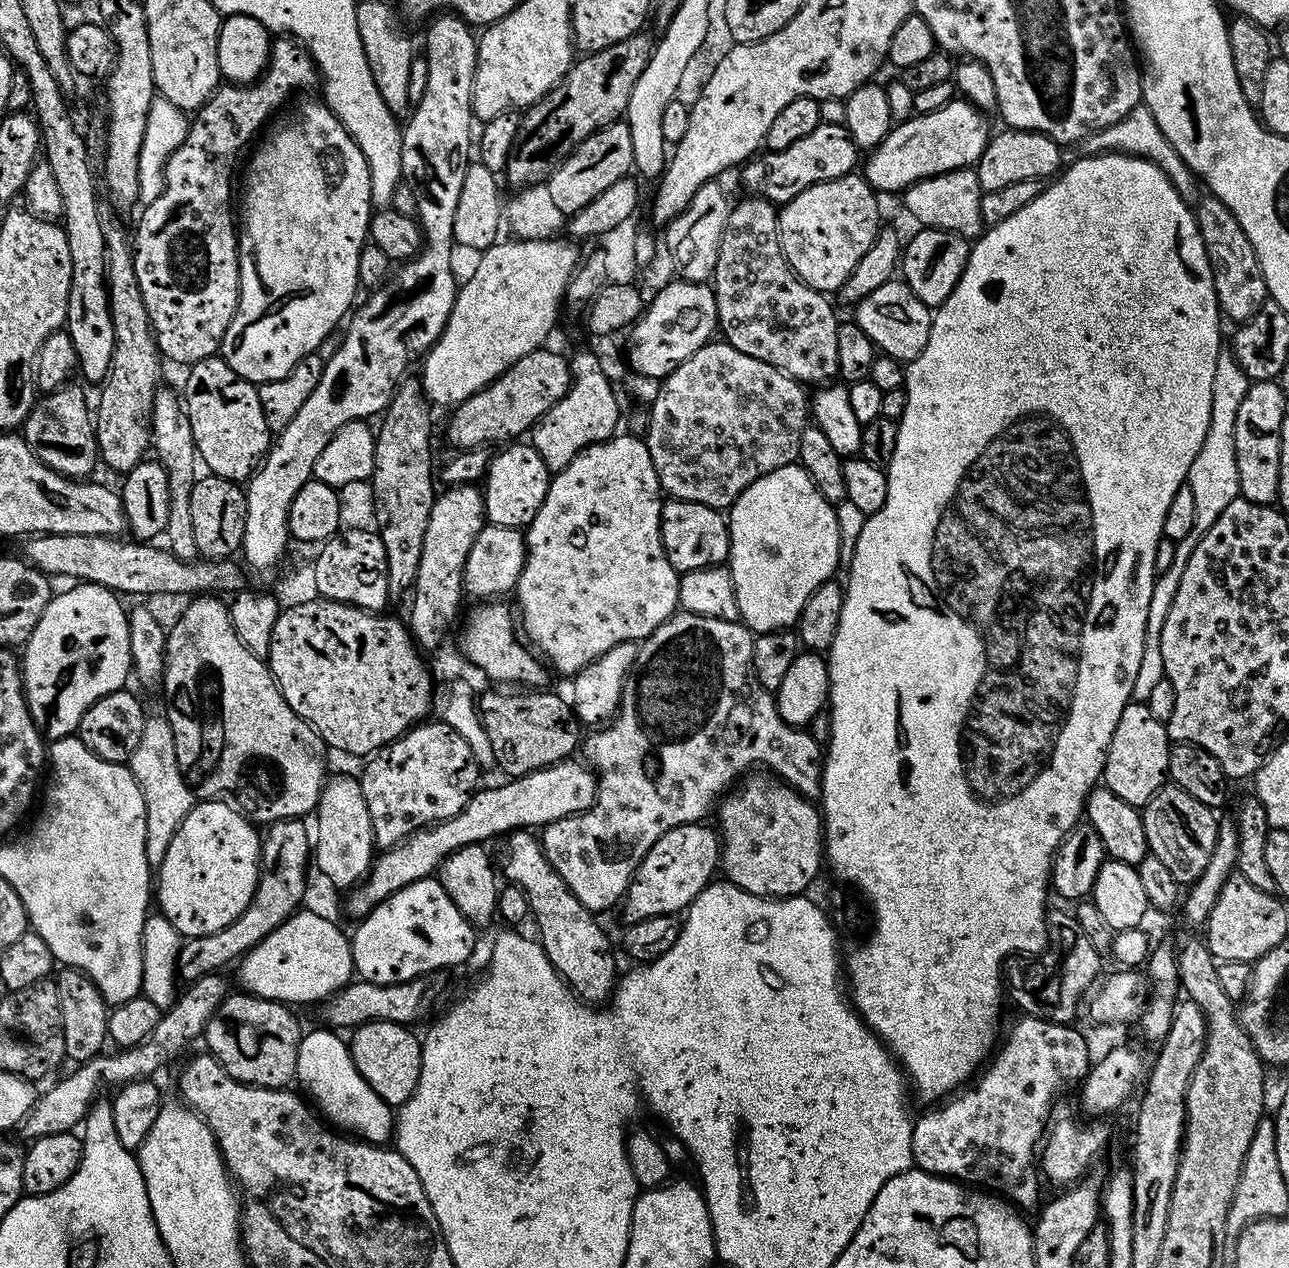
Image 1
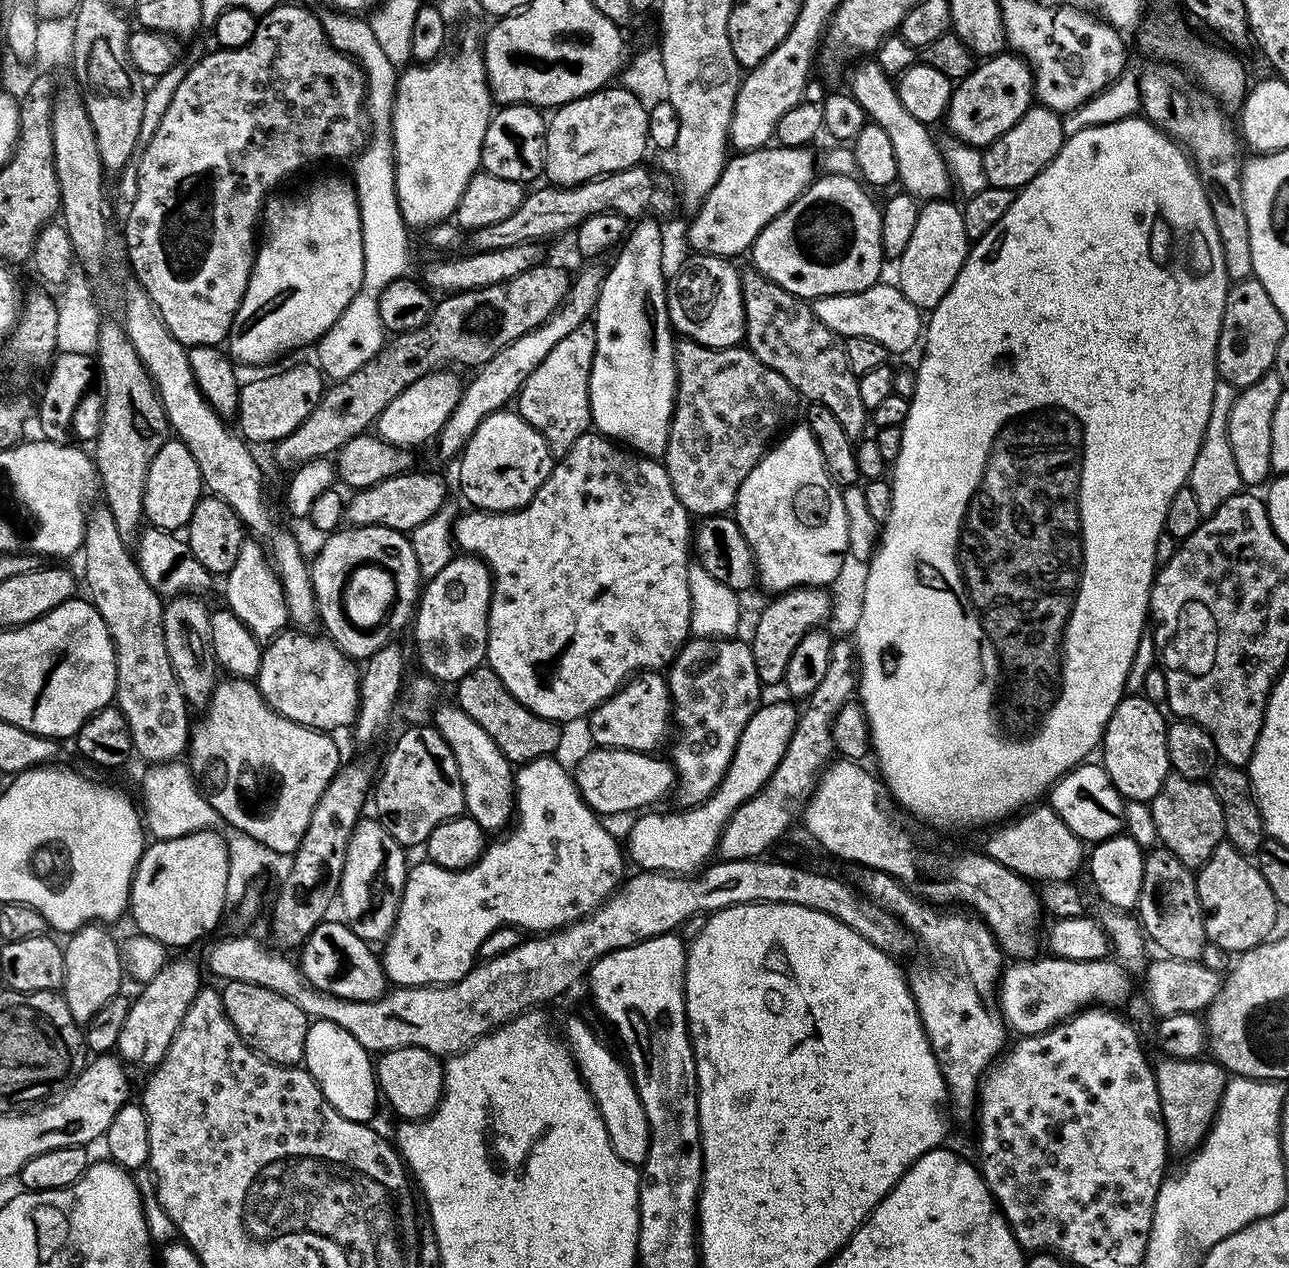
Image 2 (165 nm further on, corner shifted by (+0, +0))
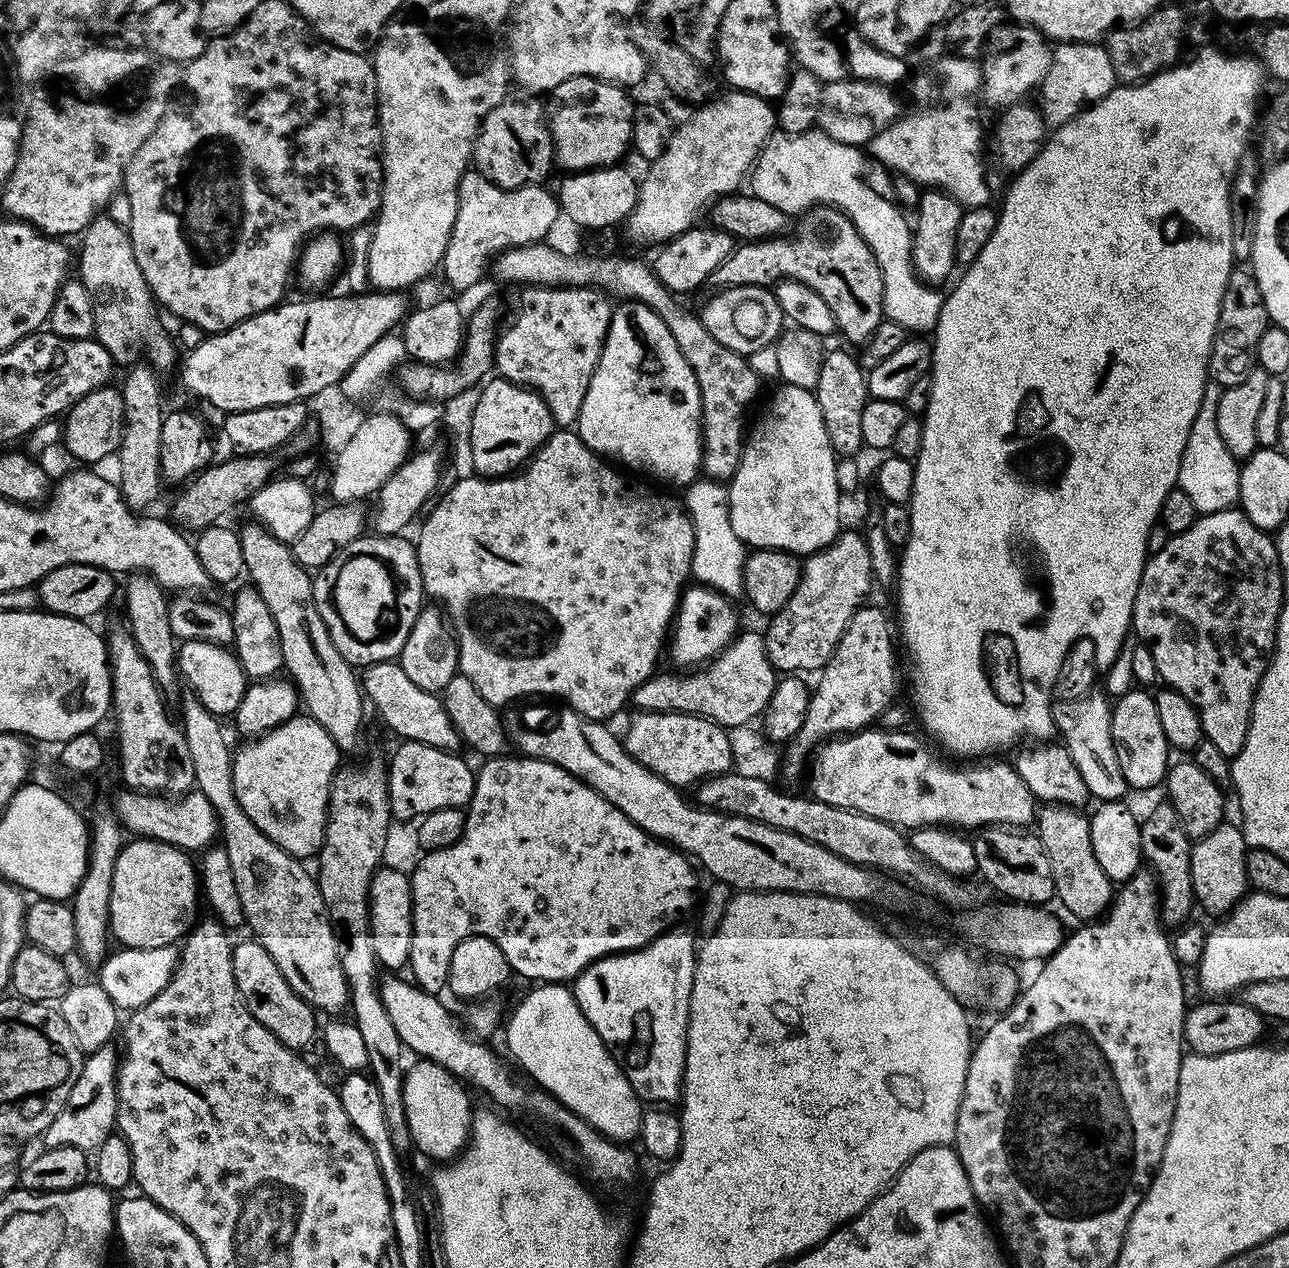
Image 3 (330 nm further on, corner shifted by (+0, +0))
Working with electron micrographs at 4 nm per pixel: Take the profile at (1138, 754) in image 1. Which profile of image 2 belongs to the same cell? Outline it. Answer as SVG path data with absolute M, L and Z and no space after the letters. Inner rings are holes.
M1128 694L1118 702L1110 722L1104 728L1102 763L1110 782L1125 801L1136 800L1148 804L1162 790L1172 772L1172 763L1166 750L1169 721L1164 720L1161 705L1150 702L1142 694Z

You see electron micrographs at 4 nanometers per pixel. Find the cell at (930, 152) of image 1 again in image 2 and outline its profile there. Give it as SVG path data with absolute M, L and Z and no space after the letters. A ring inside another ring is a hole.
M1011 50L998 53L997 56L987 57L965 80L959 81L953 87L952 97L948 103L946 125L953 132L957 141L975 145L983 150L993 144L1028 108L1034 104L1034 85L1032 68L1024 57L1016 55Z

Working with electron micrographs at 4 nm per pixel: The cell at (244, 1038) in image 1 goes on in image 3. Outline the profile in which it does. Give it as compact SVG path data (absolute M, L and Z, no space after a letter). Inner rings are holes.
M255 938L247 939L248 940L242 941L241 944L237 943L235 947L233 947L232 969L234 970L236 985L242 994L242 998L246 1002L246 1006L250 1010L250 1014L254 1014L254 1018L258 1018L258 1022L262 1022L262 1026L266 1026L266 1030L270 1030L270 1034L274 1034L274 1038L278 1038L278 1042L282 1042L285 1046L293 1050L304 1050L304 1047L306 1047L315 1036L317 1039L317 1013L314 1011L312 1005L305 1002L305 1000L292 989L290 982L286 982L282 970L278 970L274 958L270 958L270 954L263 948L260 941Z

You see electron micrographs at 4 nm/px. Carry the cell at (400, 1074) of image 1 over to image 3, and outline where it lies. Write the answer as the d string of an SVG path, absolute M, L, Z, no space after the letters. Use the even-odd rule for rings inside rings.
M423 1058L404 1073L404 1105L410 1138L418 1153L425 1152L436 1162L451 1162L464 1151L472 1130L474 1107L468 1101L469 1089L450 1070Z

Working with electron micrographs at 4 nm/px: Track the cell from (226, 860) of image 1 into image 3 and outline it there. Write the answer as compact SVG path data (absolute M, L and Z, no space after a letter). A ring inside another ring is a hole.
M132 838L125 843L114 866L114 886L110 890L108 907L108 926L117 945L126 948L157 948L175 945L187 937L198 920L198 868L192 865L192 860L193 857L184 849L176 848L173 844L163 844L160 840Z

